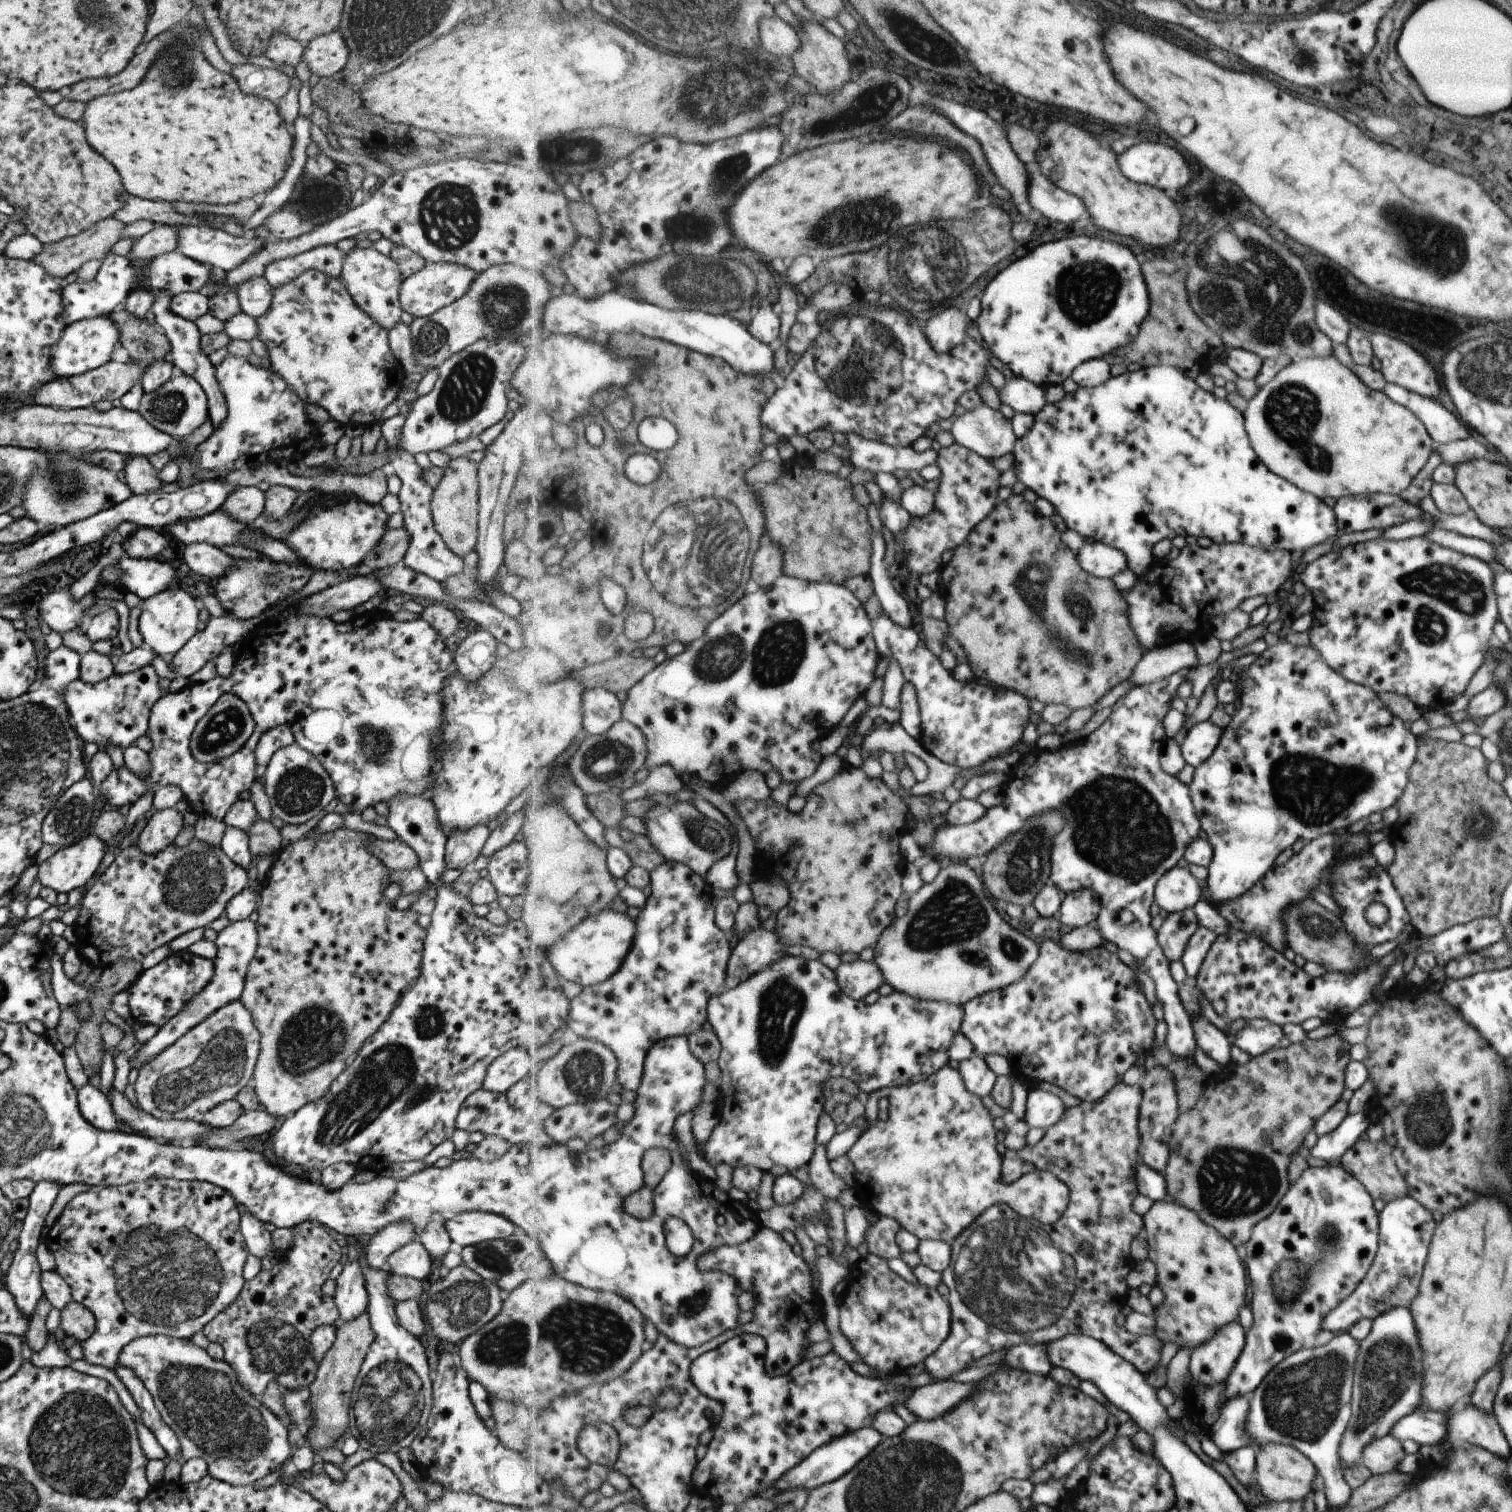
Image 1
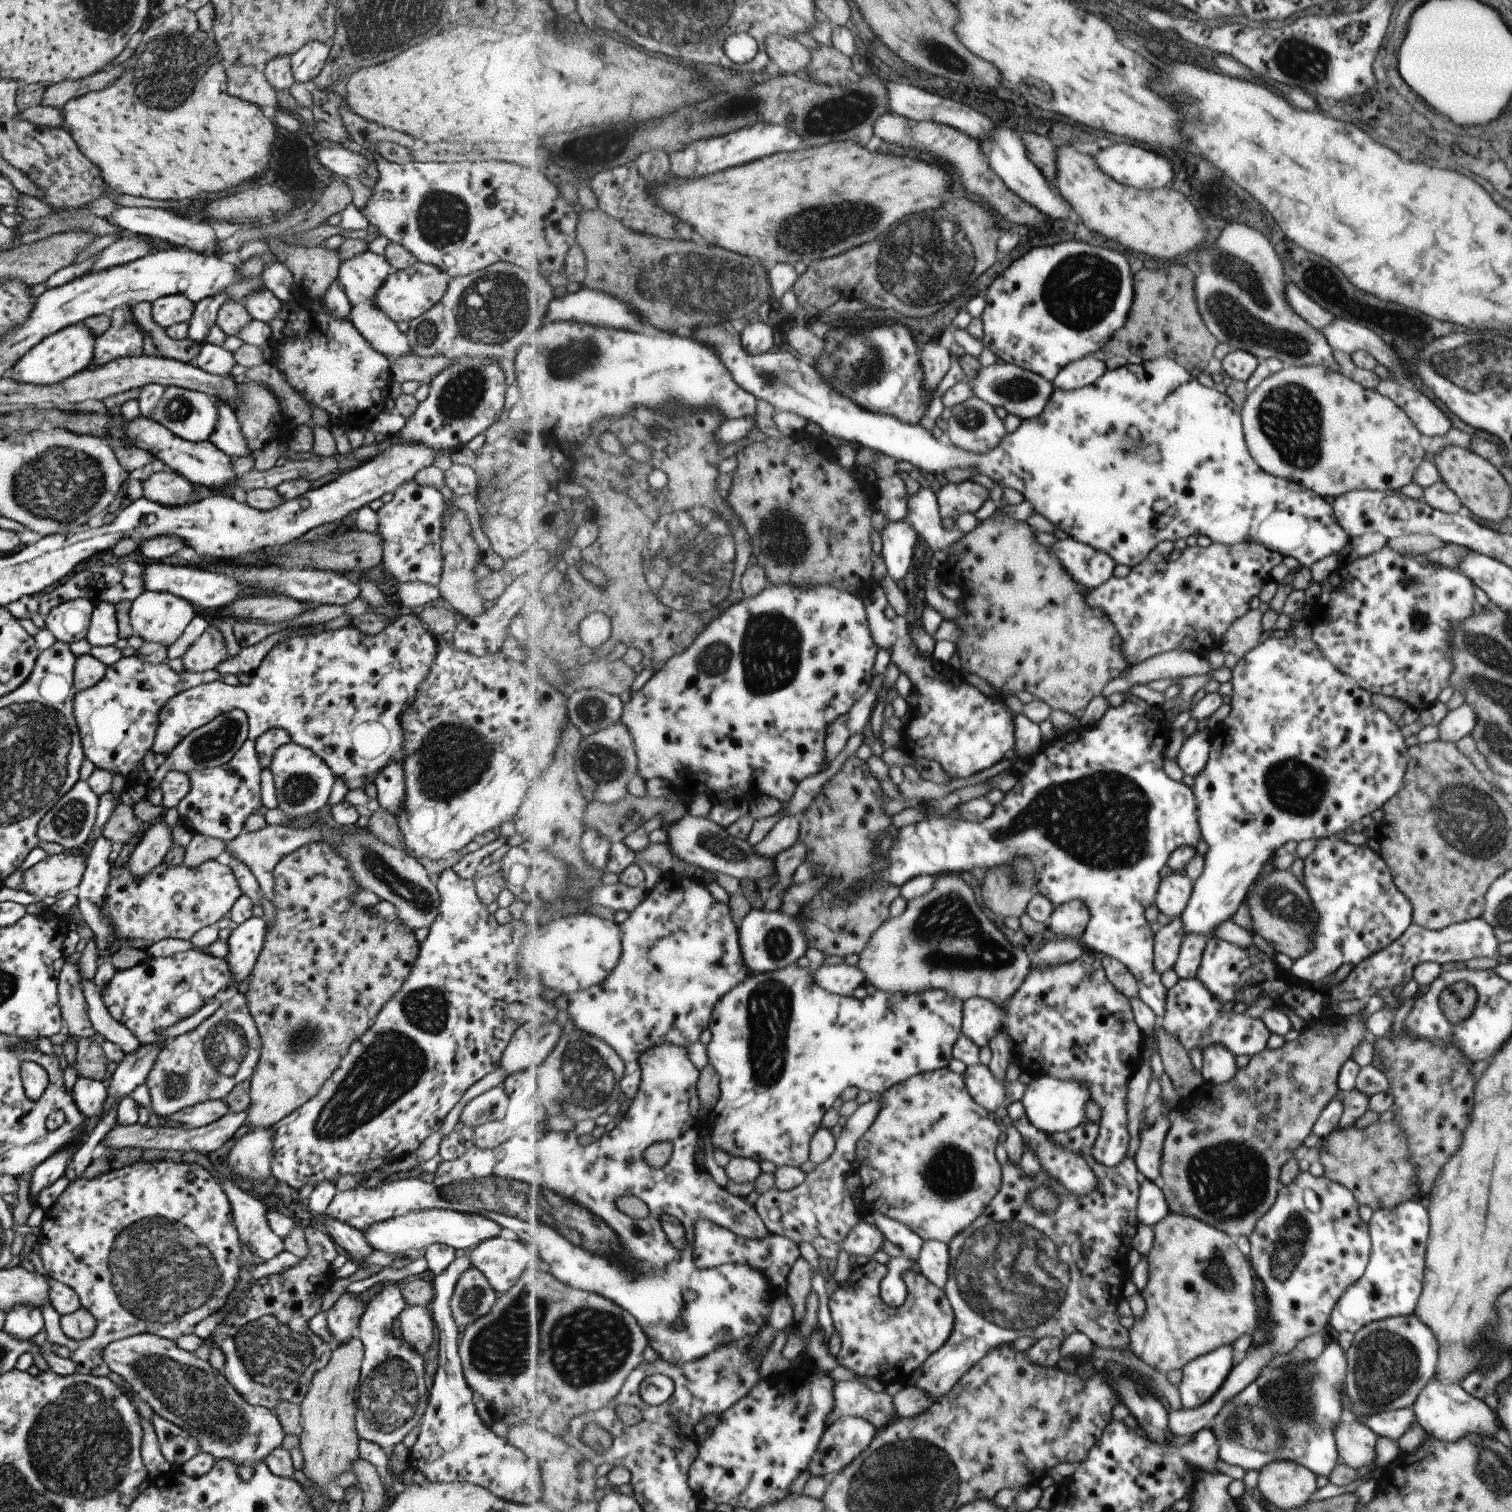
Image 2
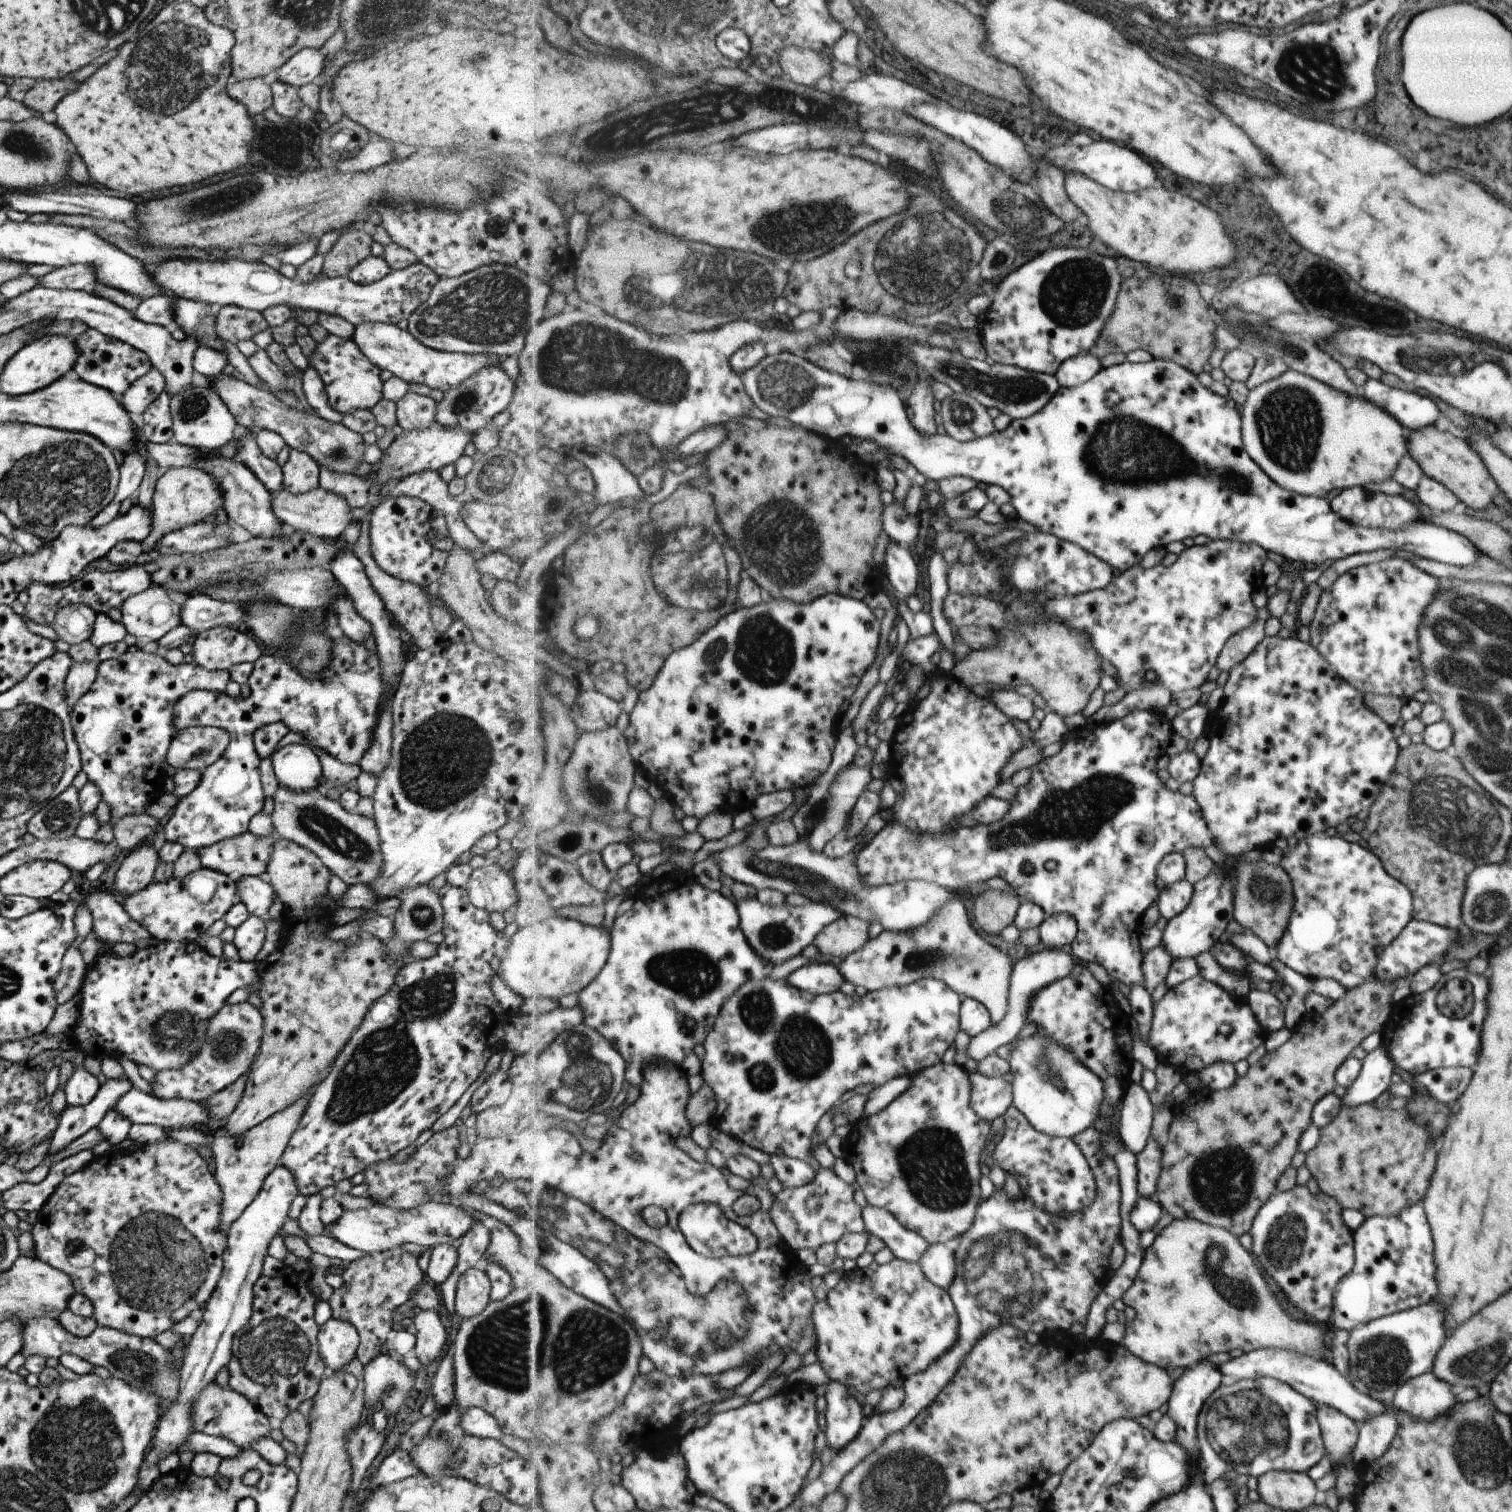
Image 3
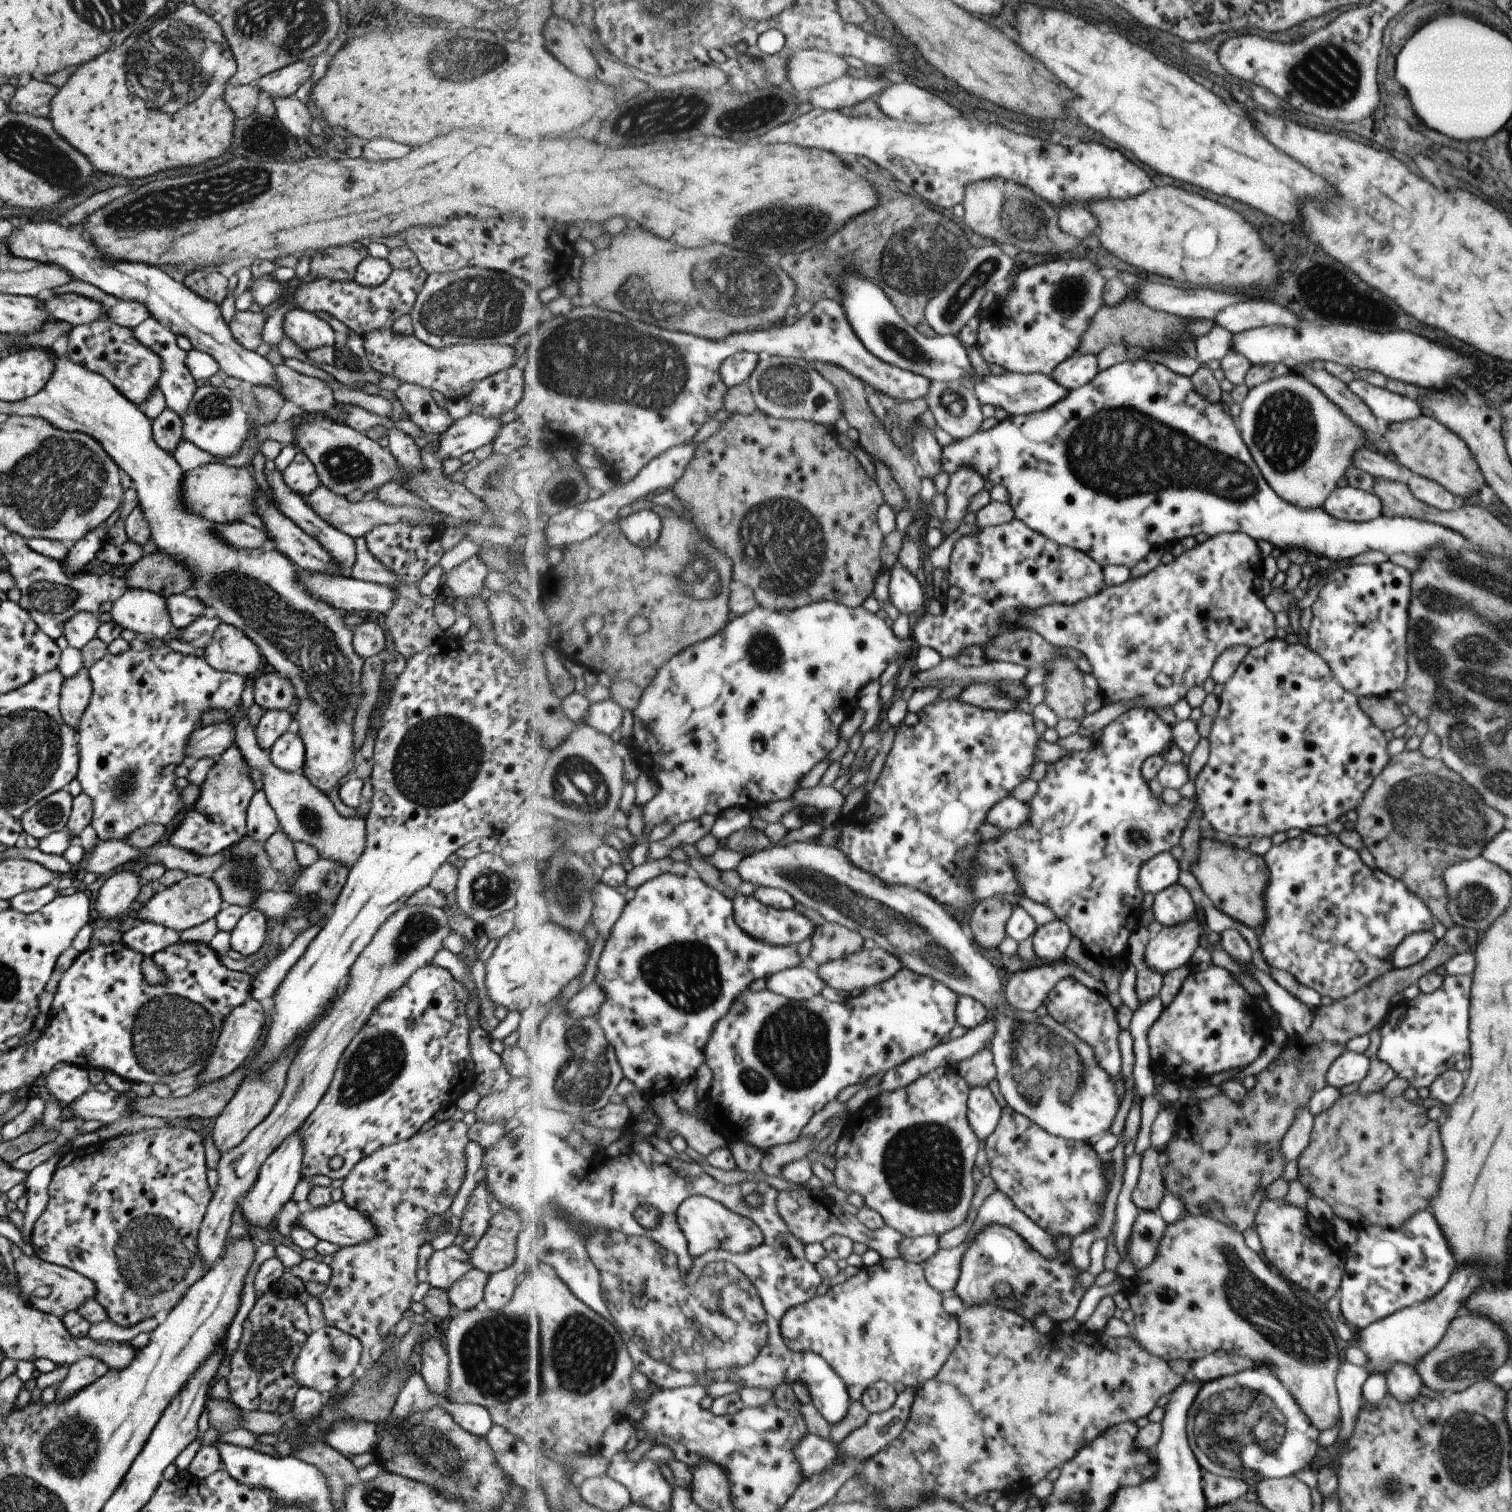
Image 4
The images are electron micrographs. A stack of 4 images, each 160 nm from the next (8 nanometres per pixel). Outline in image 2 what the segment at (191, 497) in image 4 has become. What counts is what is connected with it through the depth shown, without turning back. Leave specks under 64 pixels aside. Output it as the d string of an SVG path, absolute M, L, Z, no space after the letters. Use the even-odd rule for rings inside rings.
M157 472L140 483L143 497L163 506L189 504L196 487L177 472Z

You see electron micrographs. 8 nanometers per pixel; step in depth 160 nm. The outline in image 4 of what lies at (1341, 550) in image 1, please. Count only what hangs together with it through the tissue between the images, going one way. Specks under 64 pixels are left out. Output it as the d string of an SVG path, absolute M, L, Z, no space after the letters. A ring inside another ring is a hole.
M1385 561L1377 564L1352 564L1343 566L1340 569L1335 569L1329 572L1324 580L1324 585L1320 588L1317 593L1315 600L1311 603L1310 610L1312 617L1307 628L1305 635L1307 636L1308 647L1317 653L1324 659L1325 664L1332 671L1332 675L1336 681L1350 693L1354 693L1357 696L1362 697L1382 697L1388 696L1389 692L1393 690L1399 690L1403 688L1403 680L1406 679L1406 634L1407 634L1407 623L1408 623L1408 606L1411 600L1411 572L1405 568L1395 565L1390 561Z

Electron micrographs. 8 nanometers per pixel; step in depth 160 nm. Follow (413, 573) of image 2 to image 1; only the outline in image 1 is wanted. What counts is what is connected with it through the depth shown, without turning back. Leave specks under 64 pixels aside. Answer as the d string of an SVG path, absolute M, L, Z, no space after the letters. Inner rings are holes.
M397 414L388 420L381 422L381 435L385 438L391 456L389 456L389 464L395 471L395 476L401 482L401 488L397 494L399 499L399 512L403 516L403 530L407 532L409 536L409 542L407 542L407 549L403 556L403 564L406 568L413 570L414 572L423 574L436 582L443 582L451 578L451 576L462 574L462 558L459 558L450 552L443 543L443 540L439 537L439 534L433 527L433 520L431 519L431 512L429 511L429 502L431 502L431 496L433 496L433 488L427 484L421 474L419 466L415 464L414 456L409 452L401 452L397 446L397 436L401 436L401 426L403 426L404 417Z

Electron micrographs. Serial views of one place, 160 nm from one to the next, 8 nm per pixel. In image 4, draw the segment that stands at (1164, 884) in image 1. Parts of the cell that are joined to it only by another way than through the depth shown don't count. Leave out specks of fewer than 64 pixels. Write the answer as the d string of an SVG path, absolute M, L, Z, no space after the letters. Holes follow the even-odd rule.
M1174 884L1156 894L1153 913L1165 927L1176 927L1195 917L1195 904L1191 892L1181 884Z

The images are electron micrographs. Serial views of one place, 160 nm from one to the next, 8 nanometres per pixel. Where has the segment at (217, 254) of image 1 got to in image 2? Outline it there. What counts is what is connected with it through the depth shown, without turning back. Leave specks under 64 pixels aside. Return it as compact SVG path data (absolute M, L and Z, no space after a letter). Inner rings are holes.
M117 205L117 208L107 216L107 220L125 230L130 235L141 235L148 238L159 238L165 240L175 247L184 247L185 249L202 253L205 255L215 255L215 246L217 239L209 224L198 220L191 222L189 215L179 214L175 212L165 212L165 210L157 208L136 208Z

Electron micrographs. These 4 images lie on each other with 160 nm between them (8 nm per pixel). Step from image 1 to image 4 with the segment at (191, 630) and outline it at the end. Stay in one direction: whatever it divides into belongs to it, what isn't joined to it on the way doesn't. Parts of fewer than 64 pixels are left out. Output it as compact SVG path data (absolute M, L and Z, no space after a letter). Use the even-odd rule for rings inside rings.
M127 589L112 604L111 620L141 638L152 634L161 640L173 632L174 628L165 601L159 593L145 589Z

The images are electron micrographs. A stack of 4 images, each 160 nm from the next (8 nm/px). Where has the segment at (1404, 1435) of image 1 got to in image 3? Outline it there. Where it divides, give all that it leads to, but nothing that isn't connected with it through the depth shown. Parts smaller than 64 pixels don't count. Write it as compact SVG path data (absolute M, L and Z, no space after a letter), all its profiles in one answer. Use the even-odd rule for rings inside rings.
M1273 1348L1256 1349L1244 1353L1237 1358L1231 1358L1227 1362L1216 1366L1221 1376L1234 1376L1238 1379L1251 1379L1263 1377L1272 1377L1274 1380L1283 1381L1284 1384L1291 1386L1297 1393L1303 1394L1315 1405L1325 1404L1335 1408L1337 1412L1345 1414L1347 1418L1357 1422L1365 1422L1371 1416L1385 1413L1385 1405L1365 1394L1361 1394L1359 1390L1341 1376L1337 1370L1326 1359L1315 1359L1305 1354L1297 1354L1291 1350L1273 1350Z

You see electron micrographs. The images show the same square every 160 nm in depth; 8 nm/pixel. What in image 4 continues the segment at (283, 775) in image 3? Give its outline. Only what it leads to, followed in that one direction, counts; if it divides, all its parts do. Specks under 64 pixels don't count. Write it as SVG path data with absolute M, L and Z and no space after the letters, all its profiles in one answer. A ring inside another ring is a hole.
M285 731L267 750L269 760L286 773L301 773L304 744L297 733Z

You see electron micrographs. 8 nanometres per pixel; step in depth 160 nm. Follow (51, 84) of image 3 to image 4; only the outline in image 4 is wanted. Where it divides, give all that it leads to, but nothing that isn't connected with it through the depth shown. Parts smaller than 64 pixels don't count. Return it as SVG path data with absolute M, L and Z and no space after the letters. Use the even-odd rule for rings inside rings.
M34 77L25 86L15 90L7 106L14 113L48 118L50 100L57 91L57 87L43 79Z

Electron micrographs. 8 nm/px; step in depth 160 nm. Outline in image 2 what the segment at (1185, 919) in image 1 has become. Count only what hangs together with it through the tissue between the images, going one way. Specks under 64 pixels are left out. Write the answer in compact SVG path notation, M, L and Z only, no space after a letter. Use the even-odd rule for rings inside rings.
M1183 918L1173 919L1156 934L1155 968L1163 974L1174 968L1186 938Z

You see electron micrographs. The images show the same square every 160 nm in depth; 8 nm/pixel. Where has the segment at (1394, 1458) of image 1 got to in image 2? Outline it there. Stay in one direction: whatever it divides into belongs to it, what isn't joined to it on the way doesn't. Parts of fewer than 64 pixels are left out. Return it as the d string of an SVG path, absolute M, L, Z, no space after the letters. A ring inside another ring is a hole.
M1344 1416L1340 1420L1340 1424L1337 1424L1335 1431L1336 1452L1340 1454L1341 1464L1349 1468L1356 1470L1365 1467L1365 1464L1372 1464L1372 1461L1376 1459L1376 1441L1377 1436L1369 1428L1352 1418Z

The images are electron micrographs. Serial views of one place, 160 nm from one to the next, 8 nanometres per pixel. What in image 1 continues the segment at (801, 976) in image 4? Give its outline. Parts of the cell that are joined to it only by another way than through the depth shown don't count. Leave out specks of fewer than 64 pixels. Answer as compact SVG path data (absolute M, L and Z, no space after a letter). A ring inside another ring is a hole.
M874 960L841 963L836 970L839 984L850 997L861 1000L885 984L885 976Z

